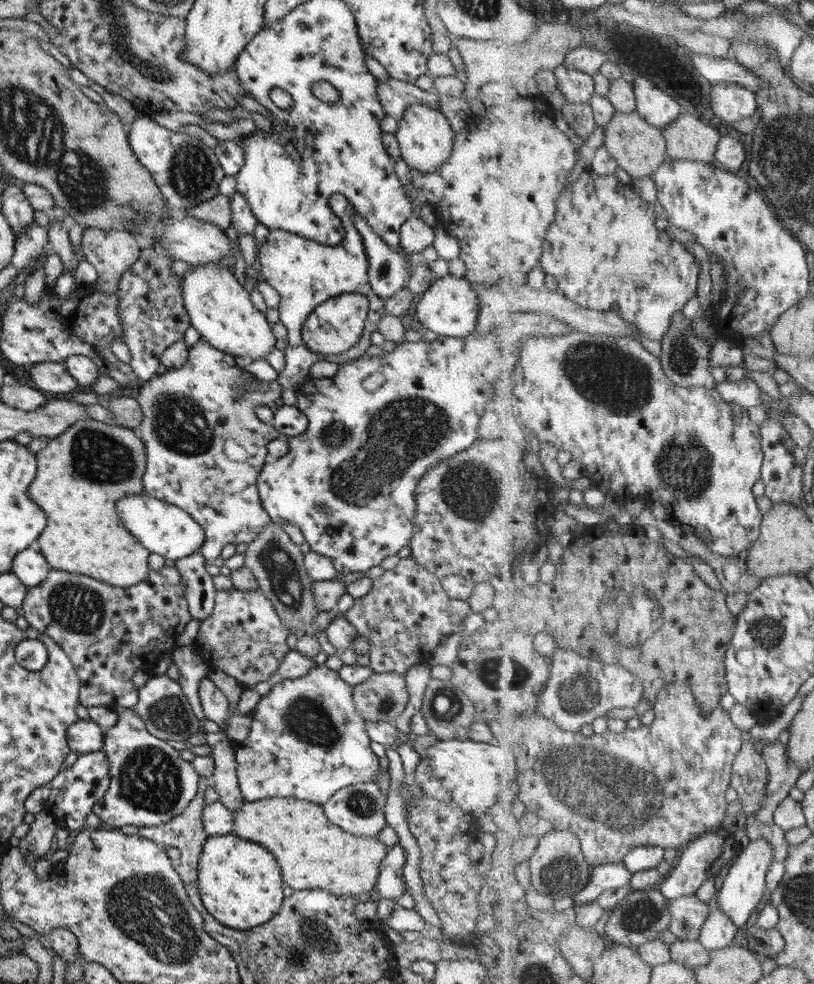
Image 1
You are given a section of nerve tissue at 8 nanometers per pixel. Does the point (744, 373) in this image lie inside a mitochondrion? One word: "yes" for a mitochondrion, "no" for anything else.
no

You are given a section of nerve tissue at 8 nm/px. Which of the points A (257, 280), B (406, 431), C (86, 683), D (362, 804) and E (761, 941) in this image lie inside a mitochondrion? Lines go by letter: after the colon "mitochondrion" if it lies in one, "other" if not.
A: other
B: mitochondrion
C: other
D: mitochondrion
E: mitochondrion

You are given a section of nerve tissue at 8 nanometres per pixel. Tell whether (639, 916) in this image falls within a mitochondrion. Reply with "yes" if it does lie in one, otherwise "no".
yes

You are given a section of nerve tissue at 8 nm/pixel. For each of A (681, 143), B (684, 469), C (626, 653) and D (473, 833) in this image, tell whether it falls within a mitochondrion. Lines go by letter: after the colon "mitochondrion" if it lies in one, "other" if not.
A: other
B: mitochondrion
C: other
D: other

